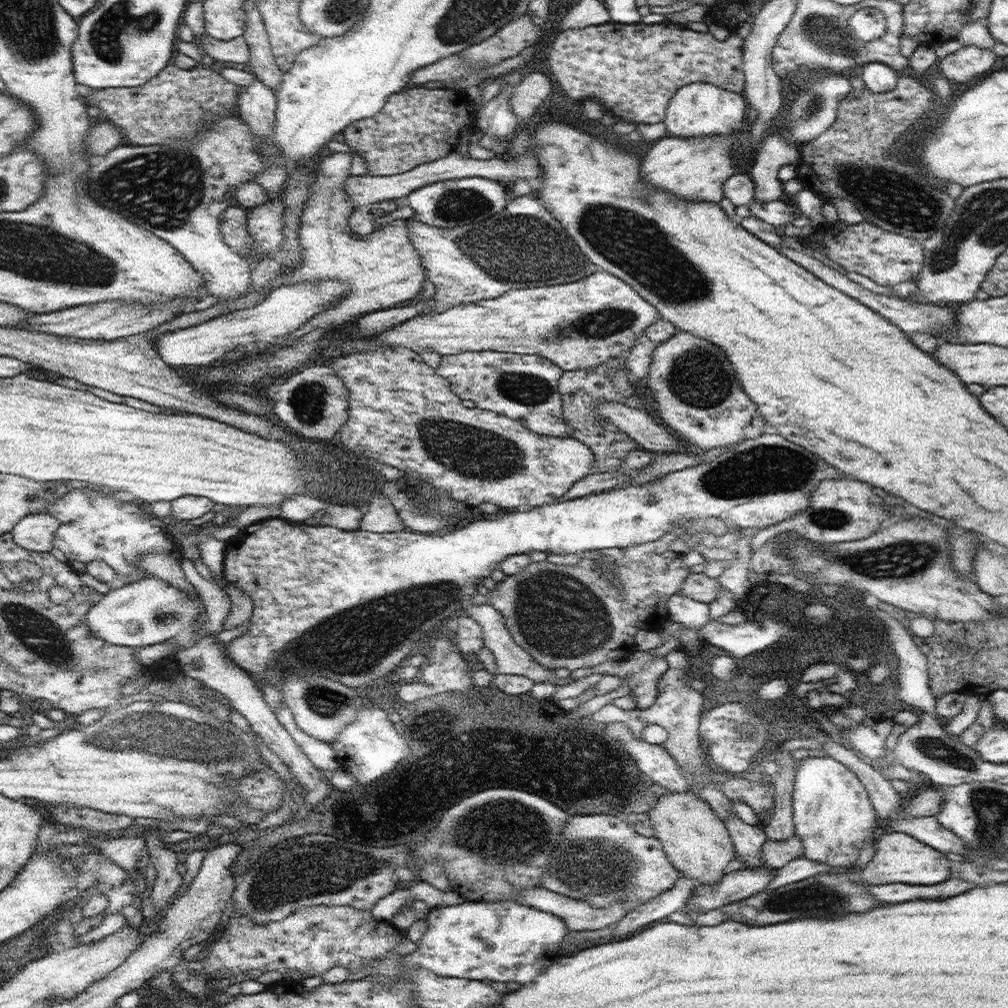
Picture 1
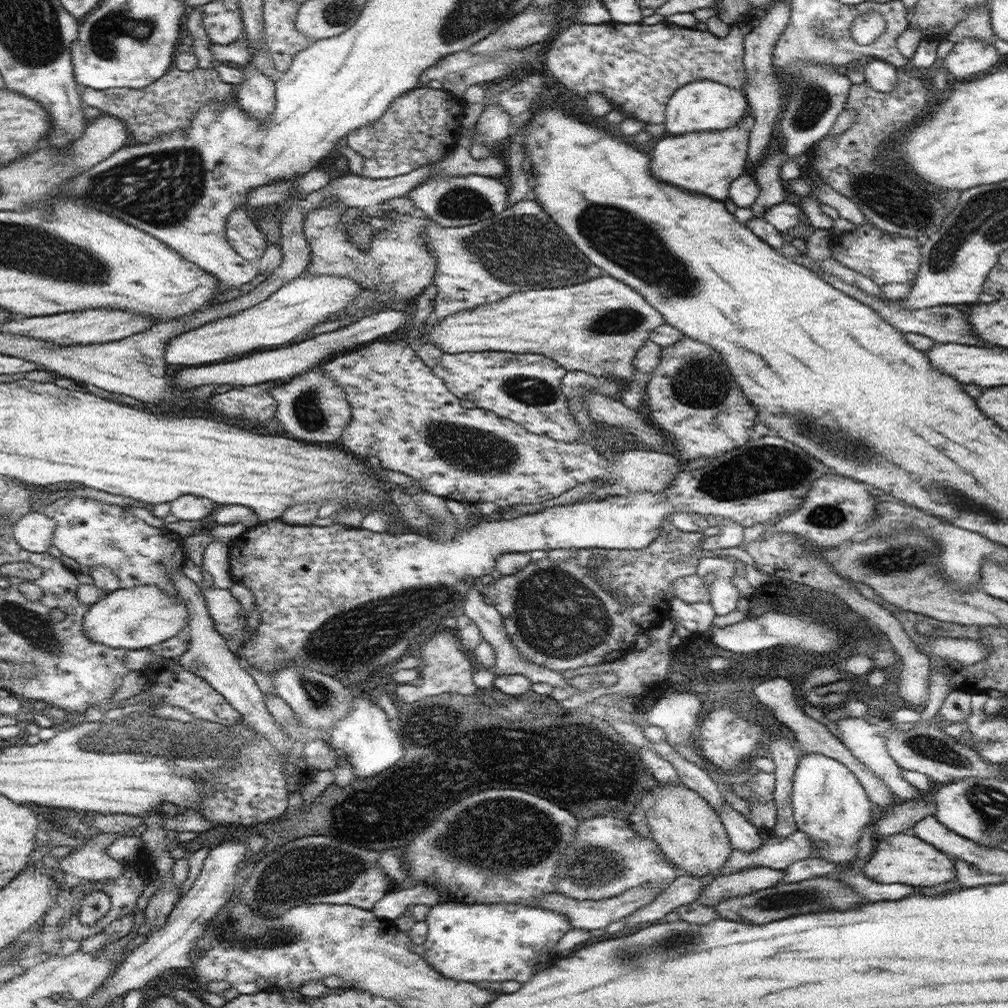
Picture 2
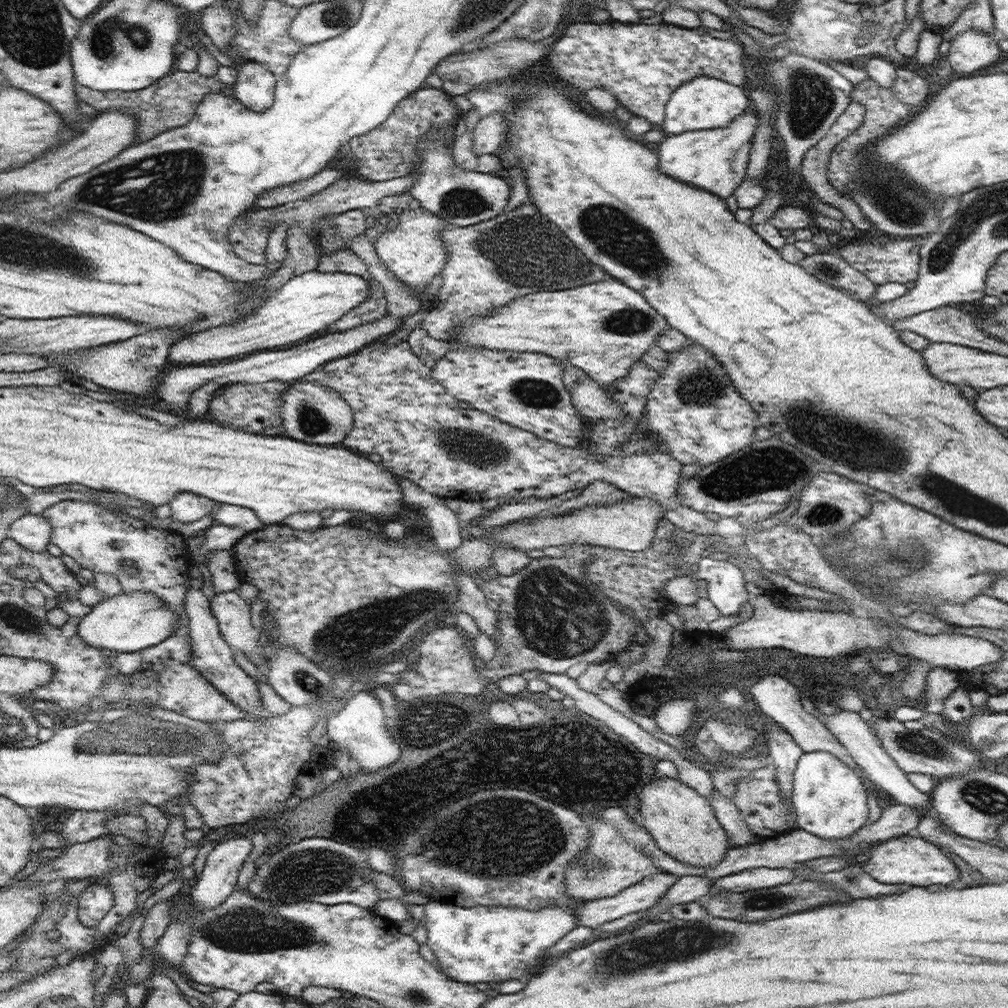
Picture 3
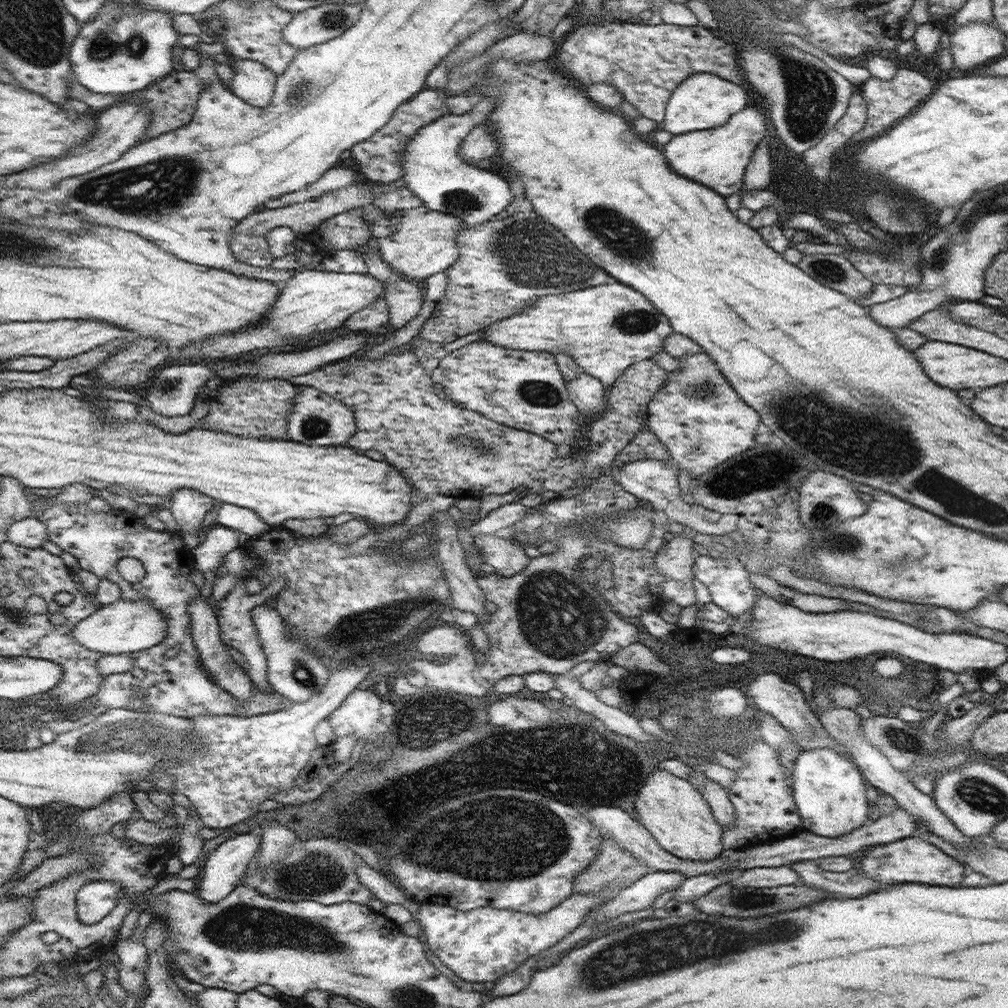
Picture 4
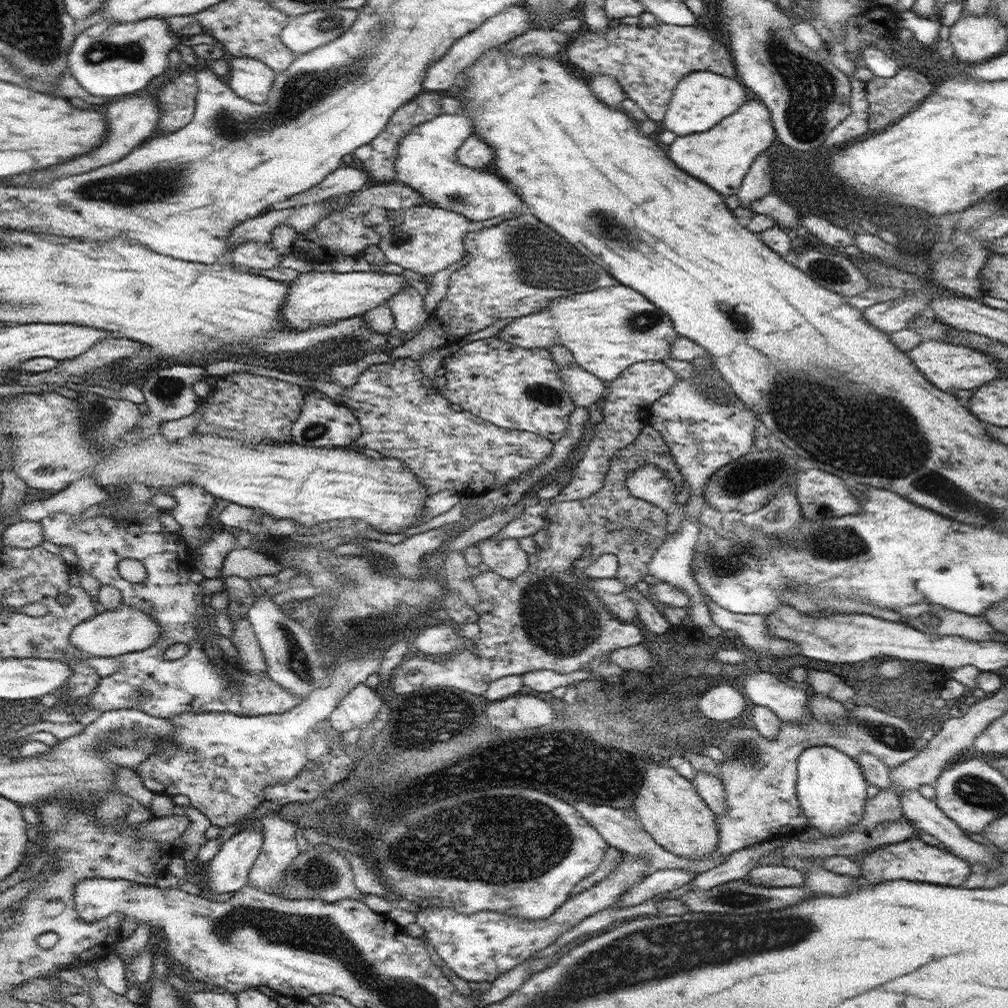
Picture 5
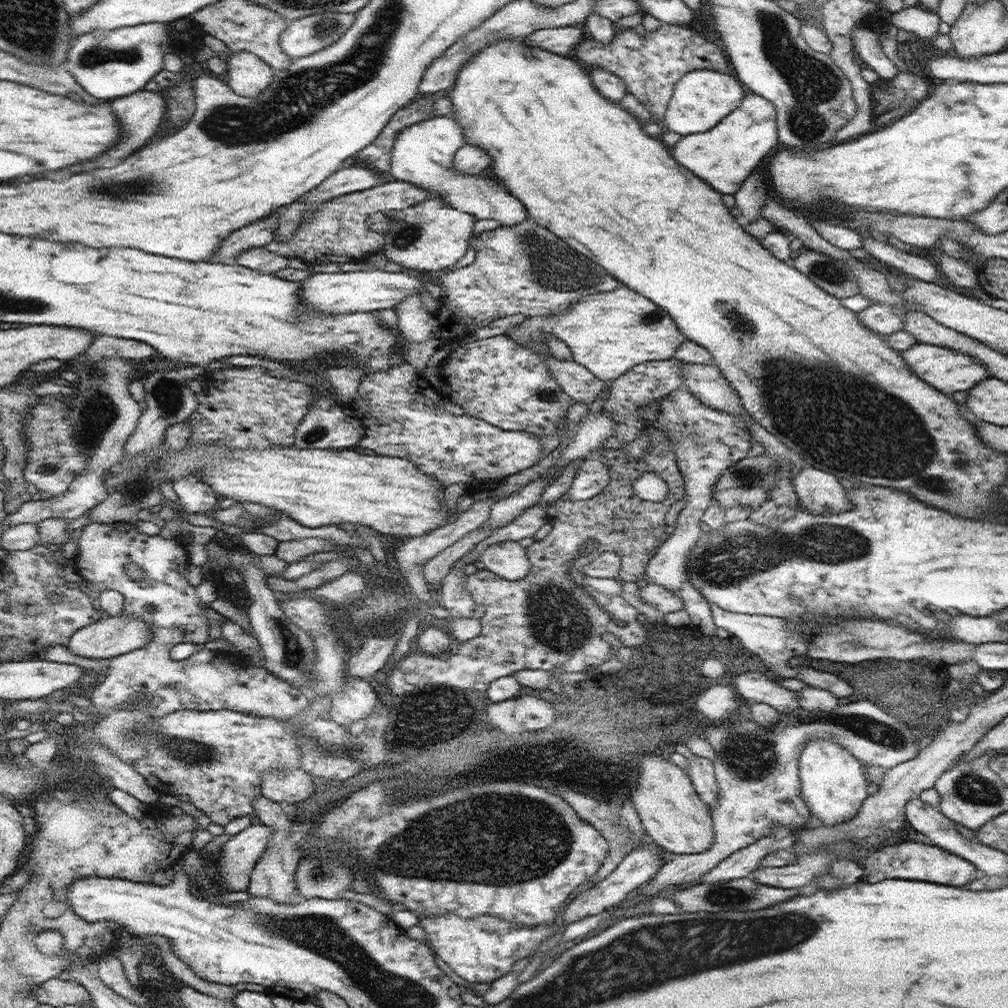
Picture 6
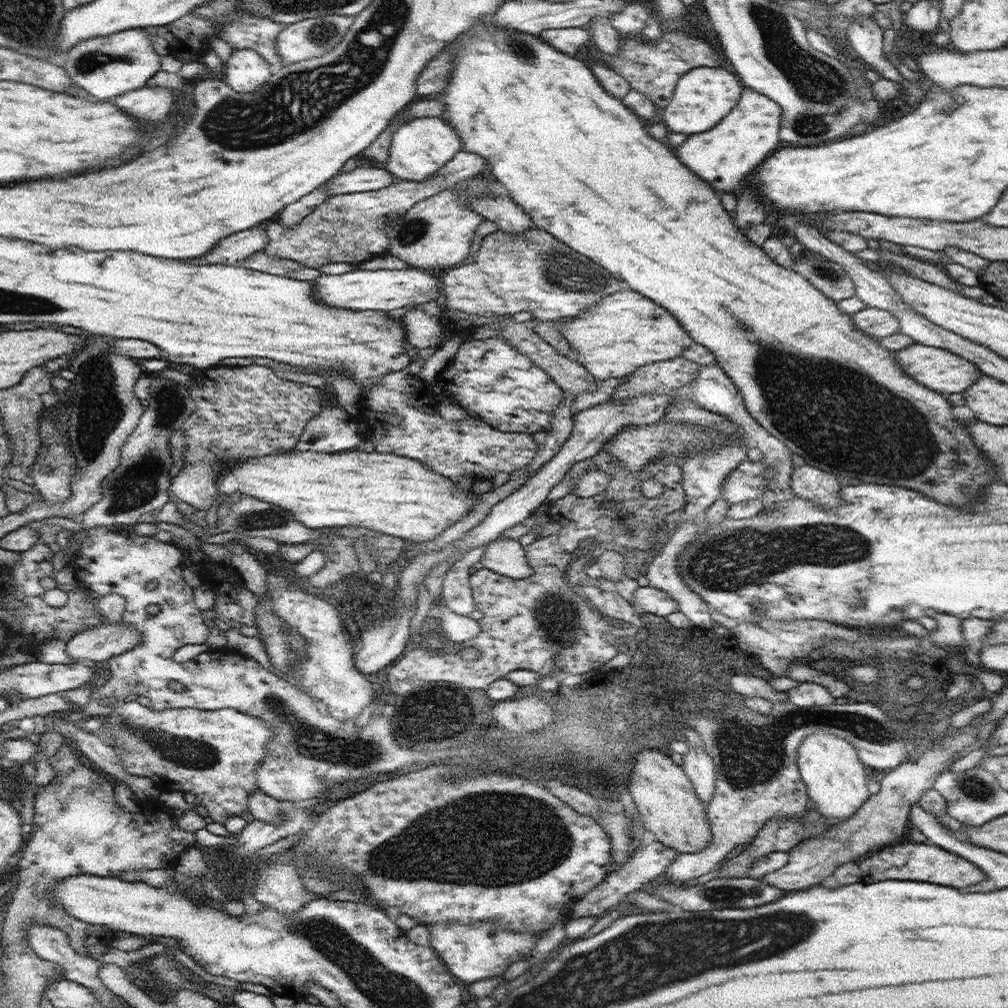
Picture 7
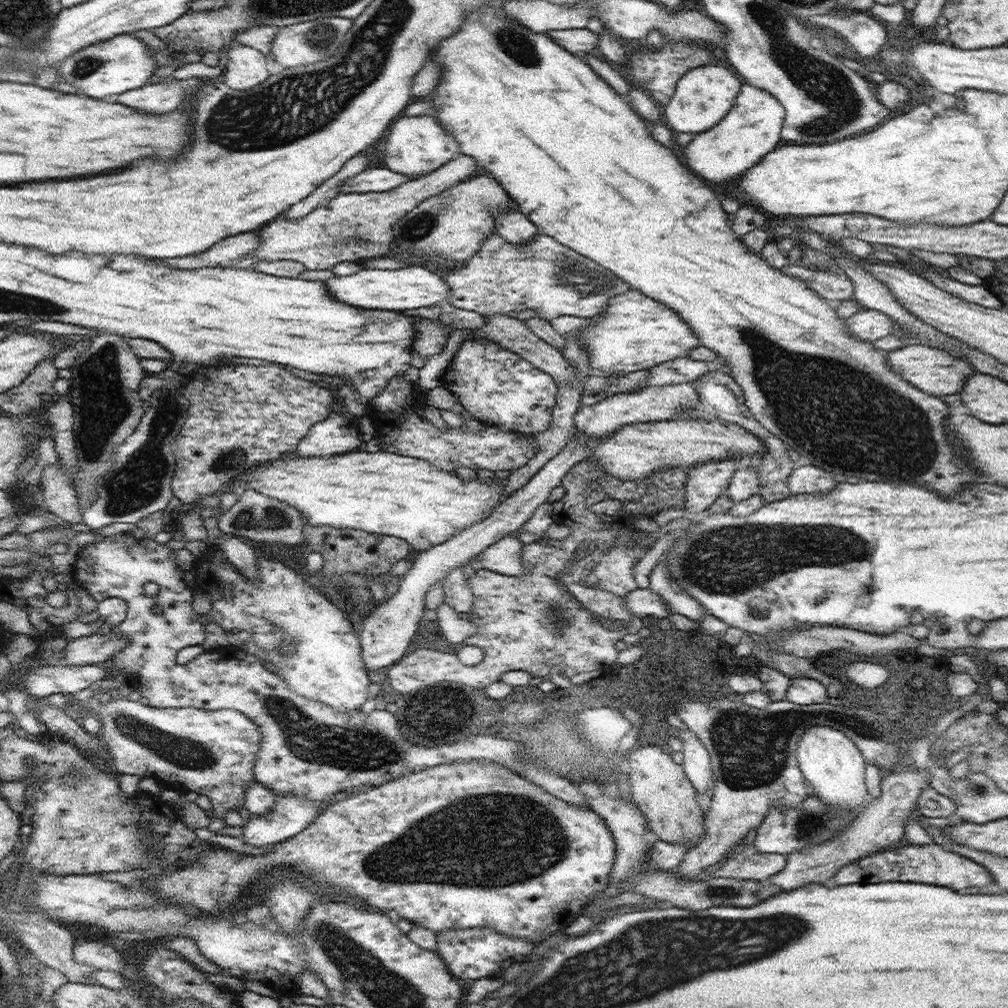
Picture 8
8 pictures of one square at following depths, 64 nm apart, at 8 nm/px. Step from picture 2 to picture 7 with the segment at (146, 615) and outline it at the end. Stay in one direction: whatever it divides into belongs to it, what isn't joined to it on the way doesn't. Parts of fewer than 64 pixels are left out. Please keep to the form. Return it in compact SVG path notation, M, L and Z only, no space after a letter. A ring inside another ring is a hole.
M121 620L101 623L92 629L76 633L68 642L66 651L74 661L95 664L110 660L114 655L133 649L141 639L141 634Z

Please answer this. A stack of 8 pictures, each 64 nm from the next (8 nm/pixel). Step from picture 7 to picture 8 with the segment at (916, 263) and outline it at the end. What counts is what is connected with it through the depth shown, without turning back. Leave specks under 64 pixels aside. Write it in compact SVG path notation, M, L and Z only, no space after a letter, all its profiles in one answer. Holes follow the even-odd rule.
M922 266L921 269L915 270L915 272L932 281L938 288L966 302L975 302L980 306L988 308L1006 309L998 296L990 292L988 286L985 286L985 284L972 286L970 283L961 283L954 280L948 274L940 273L938 269L930 266L929 268Z

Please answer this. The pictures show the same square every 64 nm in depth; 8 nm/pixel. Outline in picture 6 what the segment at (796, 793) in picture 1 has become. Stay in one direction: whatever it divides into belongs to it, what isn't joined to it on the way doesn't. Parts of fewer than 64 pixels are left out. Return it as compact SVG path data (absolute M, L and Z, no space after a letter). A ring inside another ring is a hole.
M815 738L808 741L799 756L799 777L802 783L801 797L810 810L812 819L820 820L820 825L834 826L848 822L860 812L868 796L869 780L865 777L865 766L845 746L829 738Z

